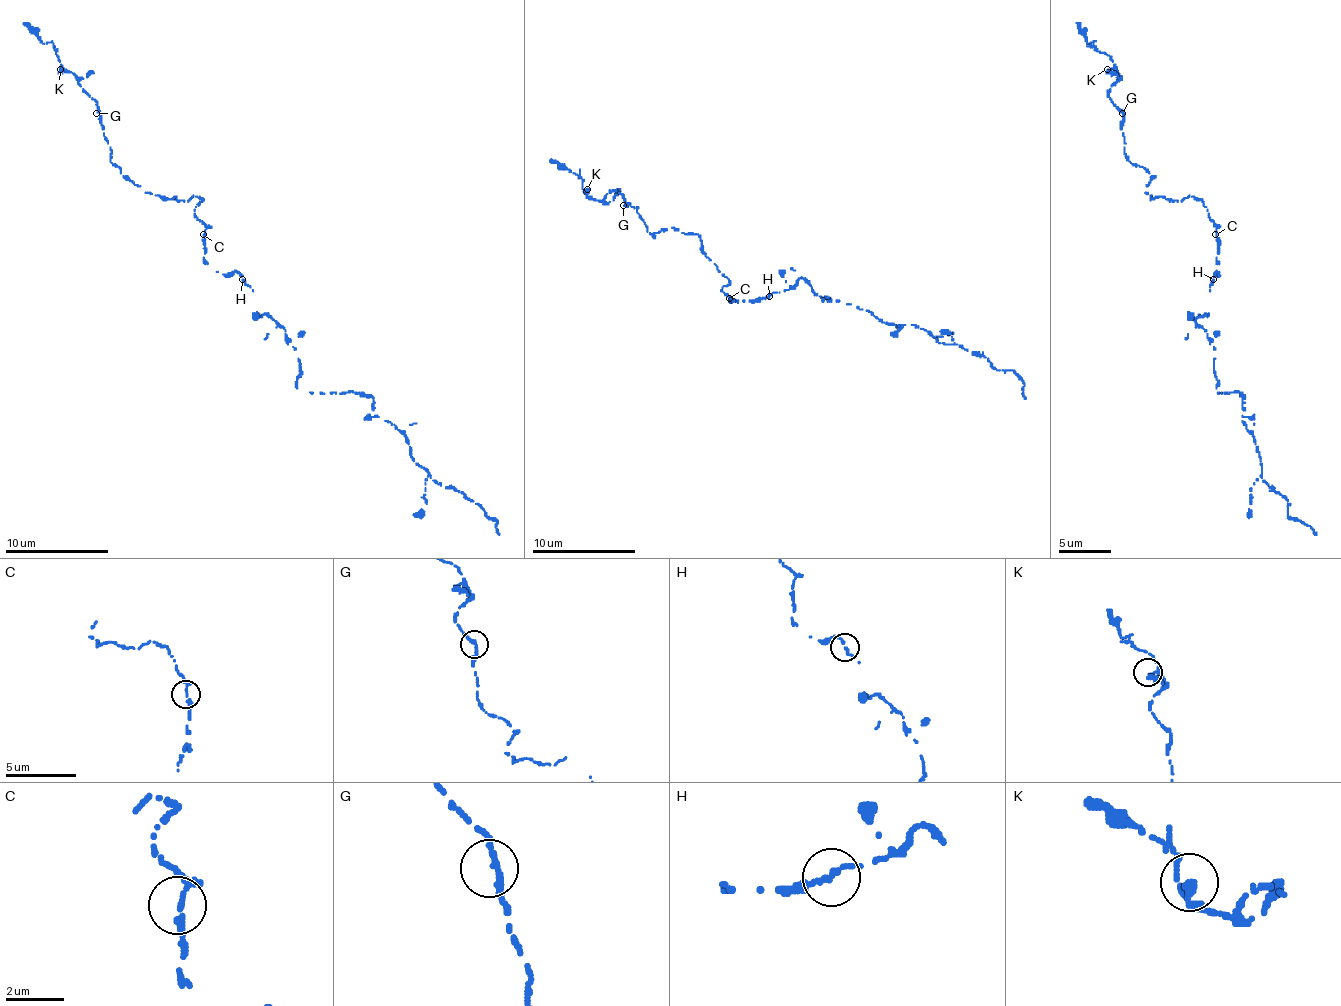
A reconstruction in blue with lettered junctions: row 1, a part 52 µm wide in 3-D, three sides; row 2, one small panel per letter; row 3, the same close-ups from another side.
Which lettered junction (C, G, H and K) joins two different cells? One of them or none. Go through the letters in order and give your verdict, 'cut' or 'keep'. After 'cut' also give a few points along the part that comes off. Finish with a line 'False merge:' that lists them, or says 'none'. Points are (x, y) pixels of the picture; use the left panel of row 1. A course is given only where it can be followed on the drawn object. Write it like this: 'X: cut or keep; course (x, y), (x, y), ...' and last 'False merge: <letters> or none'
C: keep
G: keep
H: keep
K: keep
False merge: none

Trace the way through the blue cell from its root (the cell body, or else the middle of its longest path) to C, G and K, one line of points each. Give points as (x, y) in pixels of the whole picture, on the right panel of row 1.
C: (1210, 279), (1218, 273), (1215, 234)
G: (1210, 279), (1218, 237), (1208, 209), (1192, 196), (1145, 193), (1151, 175), (1125, 154), (1122, 113)
K: (1210, 279), (1215, 224), (1192, 196), (1145, 193), (1151, 175), (1127, 159), (1109, 97), (1120, 74), (1107, 69)

